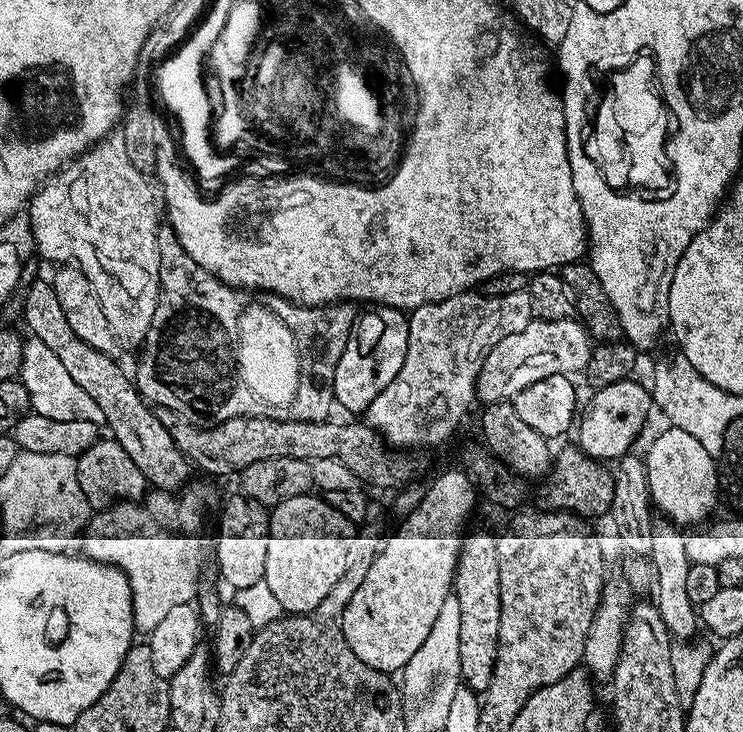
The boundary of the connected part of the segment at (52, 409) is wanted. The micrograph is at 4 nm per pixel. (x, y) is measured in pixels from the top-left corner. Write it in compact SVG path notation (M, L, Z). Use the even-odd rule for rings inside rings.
M34 338L24 340L18 378L22 386L26 386L28 402L35 415L54 418L58 422L94 422L98 426L104 424L104 415L98 402L94 402L94 398L90 398L90 394L86 394L86 390L82 390L82 386L78 386L70 374L66 374L58 356Z

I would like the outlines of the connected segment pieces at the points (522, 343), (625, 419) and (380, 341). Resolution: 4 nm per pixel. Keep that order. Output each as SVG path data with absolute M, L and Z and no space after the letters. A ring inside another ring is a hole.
M532 319L518 334L510 334L490 350L490 354L481 360L476 374L476 400L481 405L515 401L526 386L542 382L542 378L551 376L571 377L572 372L583 373L587 369L594 341L579 319L537 320Z
M629 378L622 382L614 382L591 393L592 401L589 402L585 412L583 409L578 420L578 428L580 424L578 447L591 459L601 462L620 460L629 454L636 435L643 430L644 423L648 420L648 411L653 411L654 401L649 389L645 385L643 388L642 385L635 384L634 381L635 379Z
M381 304L367 310L369 312L361 311L357 315L346 350L342 350L342 358L338 358L338 370L334 370L336 404L360 414L367 413L370 402L394 382L398 370L402 370L402 362L406 362L408 345L408 316L401 309Z

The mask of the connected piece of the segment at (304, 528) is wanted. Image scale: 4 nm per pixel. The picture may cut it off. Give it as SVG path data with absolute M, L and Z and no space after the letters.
M305 494L277 504L275 508L271 509L270 517L269 545L267 547L263 580L270 586L271 593L274 594L275 598L278 598L278 602L281 603L285 613L315 613L319 603L333 589L334 582L342 577L342 570L345 569L348 542L344 535L349 531L349 520L338 510L332 509L323 498L316 494Z

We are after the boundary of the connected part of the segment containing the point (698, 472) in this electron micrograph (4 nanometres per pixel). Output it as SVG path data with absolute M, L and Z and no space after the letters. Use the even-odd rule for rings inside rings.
M671 426L665 429L665 432L660 432L653 438L648 456L646 455L651 503L657 509L660 507L659 511L676 526L703 525L709 519L707 516L716 508L716 495L719 497L722 492L717 461L706 454L702 442L698 442L694 434L686 434L686 430Z

